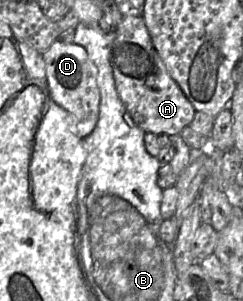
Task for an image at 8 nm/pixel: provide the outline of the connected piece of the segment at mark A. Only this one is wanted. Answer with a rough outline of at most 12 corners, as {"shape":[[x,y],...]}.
{"shape":[[123,16],[110,64],[145,133],[175,136],[196,109],[141,16]]}

